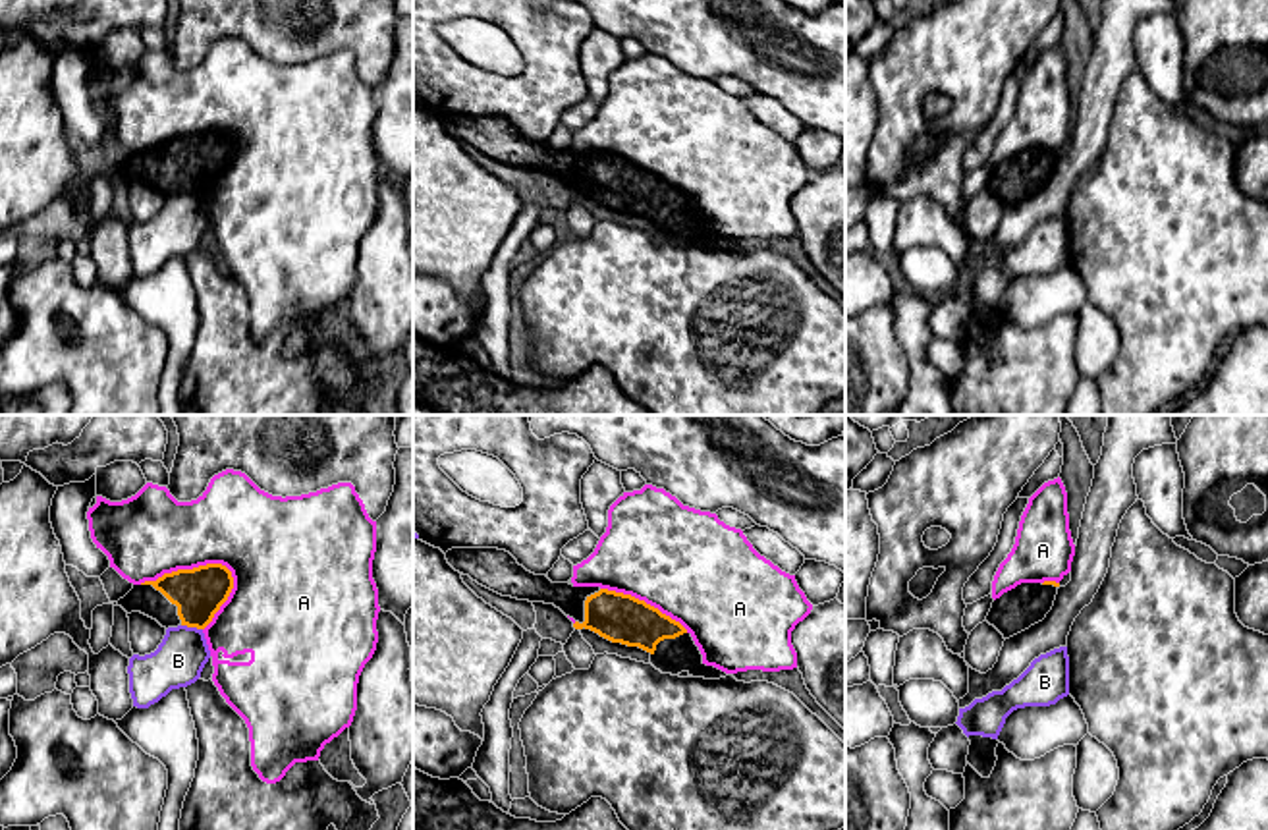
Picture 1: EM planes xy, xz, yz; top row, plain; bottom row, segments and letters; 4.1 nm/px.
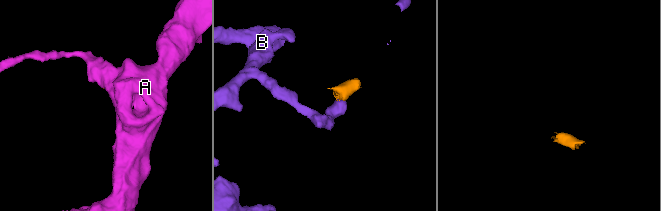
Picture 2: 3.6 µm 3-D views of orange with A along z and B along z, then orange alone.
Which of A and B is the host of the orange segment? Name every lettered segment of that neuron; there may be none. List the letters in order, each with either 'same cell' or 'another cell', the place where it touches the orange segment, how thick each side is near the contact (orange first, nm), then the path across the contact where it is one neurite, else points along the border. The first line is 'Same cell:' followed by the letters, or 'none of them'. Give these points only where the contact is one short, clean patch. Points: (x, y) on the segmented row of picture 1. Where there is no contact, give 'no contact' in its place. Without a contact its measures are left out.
Same cell: none of them
A: another cell; contact xy (188, 570); calibres 200 and 360 nm
B: another cell; contact xy (192, 626); calibres 200 and 200 nm; border xy (182, 624), (201, 630)

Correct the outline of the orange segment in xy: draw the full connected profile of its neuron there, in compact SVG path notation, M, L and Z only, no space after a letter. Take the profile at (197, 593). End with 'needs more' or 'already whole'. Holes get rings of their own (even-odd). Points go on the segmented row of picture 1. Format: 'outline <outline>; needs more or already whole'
outline M207 564L133 585L124 598L112 604L127 614L141 612L166 629L178 625L205 629L232 589L232 571L222 564Z; needs more

